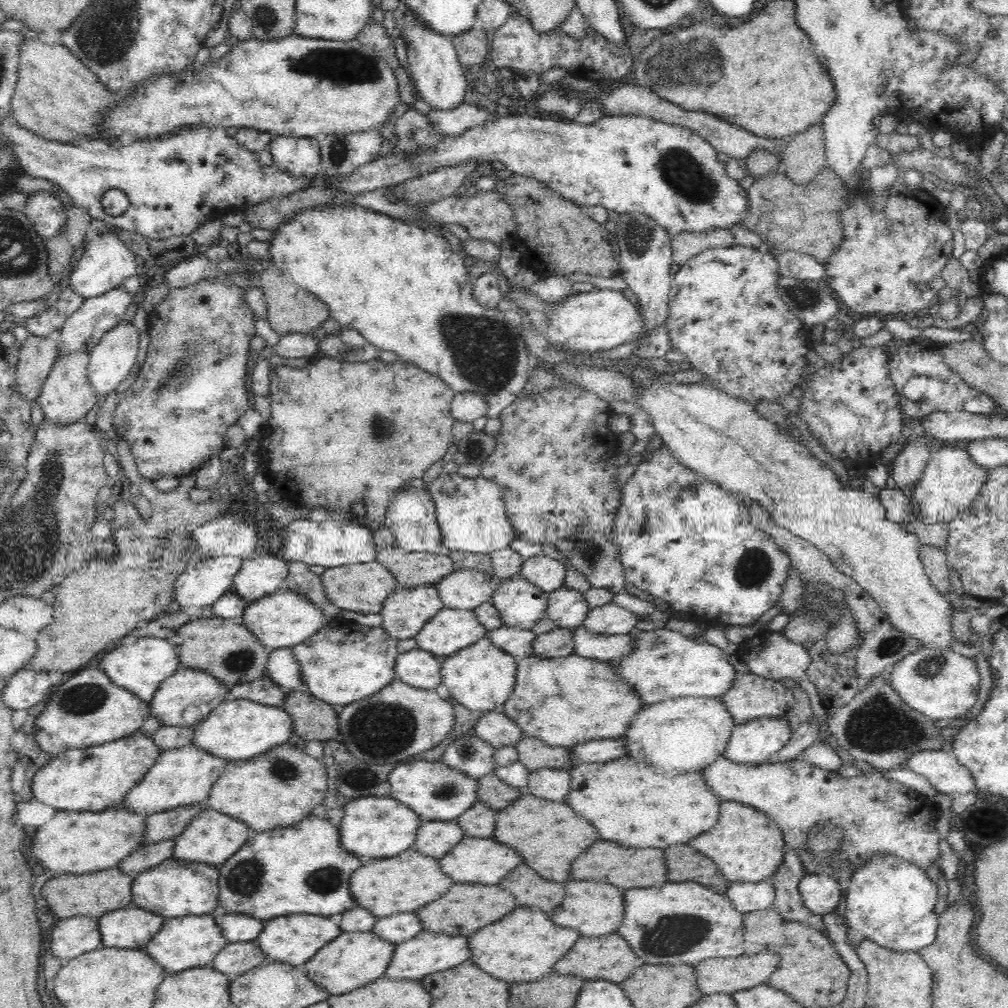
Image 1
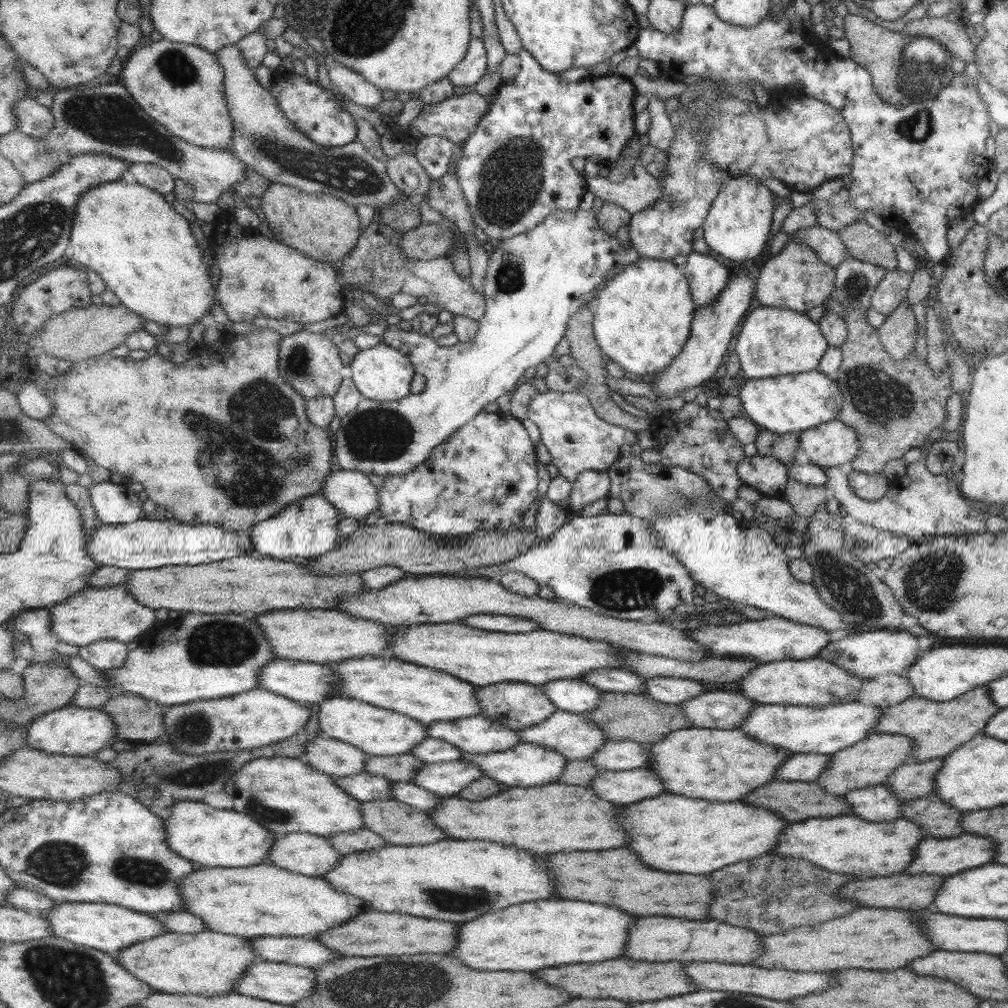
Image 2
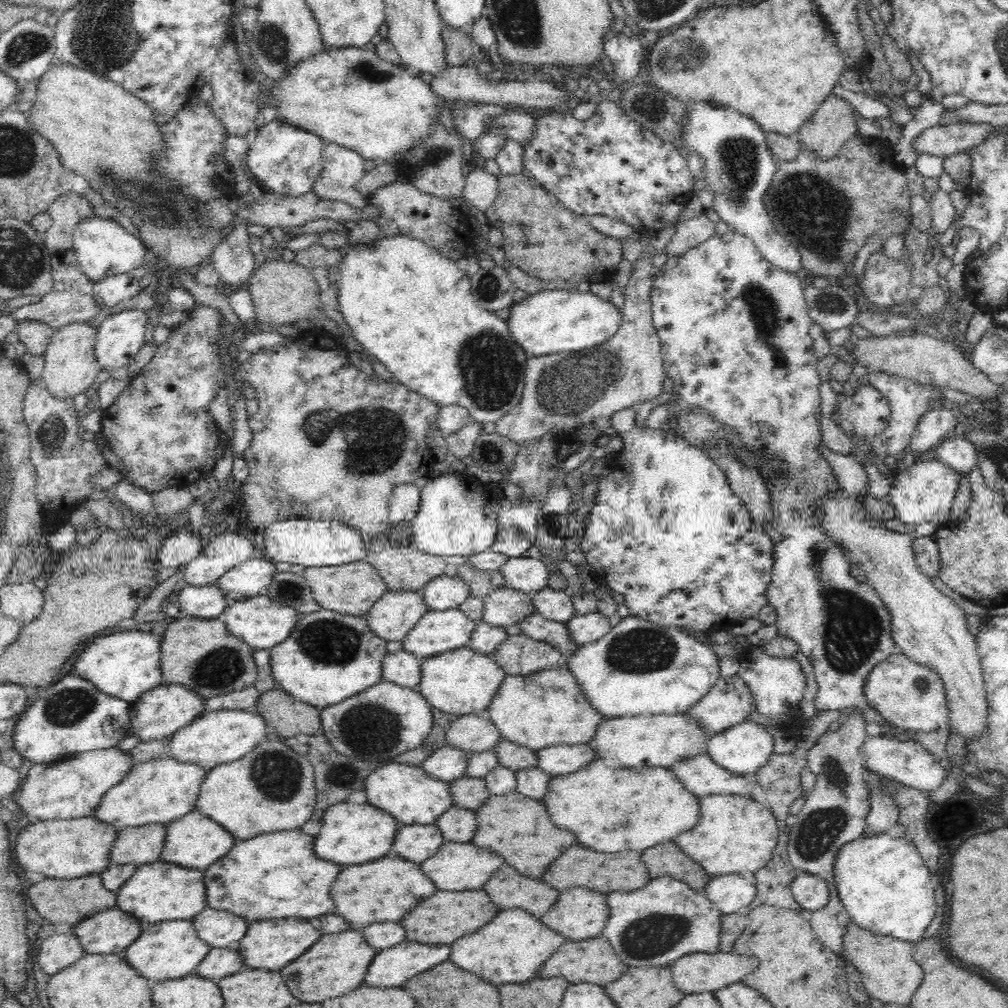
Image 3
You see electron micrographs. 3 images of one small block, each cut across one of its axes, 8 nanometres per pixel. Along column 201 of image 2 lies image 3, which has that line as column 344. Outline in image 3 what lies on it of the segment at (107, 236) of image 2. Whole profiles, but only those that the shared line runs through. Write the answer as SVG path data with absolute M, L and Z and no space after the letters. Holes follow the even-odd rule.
M402 233L379 235L373 242L358 242L358 244L347 242L341 250L329 250L328 255L329 260L326 262L325 274L327 274L329 282L336 286L338 312L342 314L343 320L352 329L358 342L394 374L395 380L402 381L412 390L430 397L430 399L436 400L440 404L462 403L462 405L470 408L472 418L481 423L498 420L520 402L525 387L526 368L528 368L530 355L514 339L506 319L498 317L493 311L486 310L476 302L472 294L471 276L468 276L463 260L455 260L449 254L443 254L436 245L428 244L426 241L418 239L418 237L402 235Z

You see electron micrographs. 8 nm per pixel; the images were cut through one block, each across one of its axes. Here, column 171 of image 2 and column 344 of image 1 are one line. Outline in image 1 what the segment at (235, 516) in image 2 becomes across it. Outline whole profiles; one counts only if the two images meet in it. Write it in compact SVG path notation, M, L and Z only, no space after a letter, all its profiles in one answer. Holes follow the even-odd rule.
M324 356L316 364L312 363L304 367L302 372L286 366L271 368L269 378L271 380L269 395L272 399L274 414L266 422L266 430L264 430L270 436L268 438L268 448L264 448L264 442L262 442L262 449L260 450L263 453L266 466L276 474L276 478L278 478L276 484L284 484L284 482L290 484L290 482L294 482L294 478L298 478L300 488L302 488L302 498L308 500L308 502L319 502L318 506L326 506L327 510L328 508L330 510L342 508L342 510L348 510L349 512L349 508L352 508L356 502L362 502L367 511L365 518L382 522L386 517L387 508L391 502L390 498L394 498L399 490L410 486L410 482L413 480L422 479L423 474L446 455L448 445L455 442L452 432L455 418L452 415L451 402L456 391L438 373L422 368L414 361L400 359L386 363L382 358L376 357L365 362L346 362L346 359L338 360L330 356Z

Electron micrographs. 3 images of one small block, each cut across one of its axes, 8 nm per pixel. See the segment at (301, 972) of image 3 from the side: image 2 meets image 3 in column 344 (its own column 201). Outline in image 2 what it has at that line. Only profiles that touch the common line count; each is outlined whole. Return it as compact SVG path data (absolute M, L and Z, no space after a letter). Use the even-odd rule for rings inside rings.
M170 932L113 954L122 967L149 982L156 991L170 994L228 996L236 994L237 982L258 964L258 952L244 936L213 932Z

